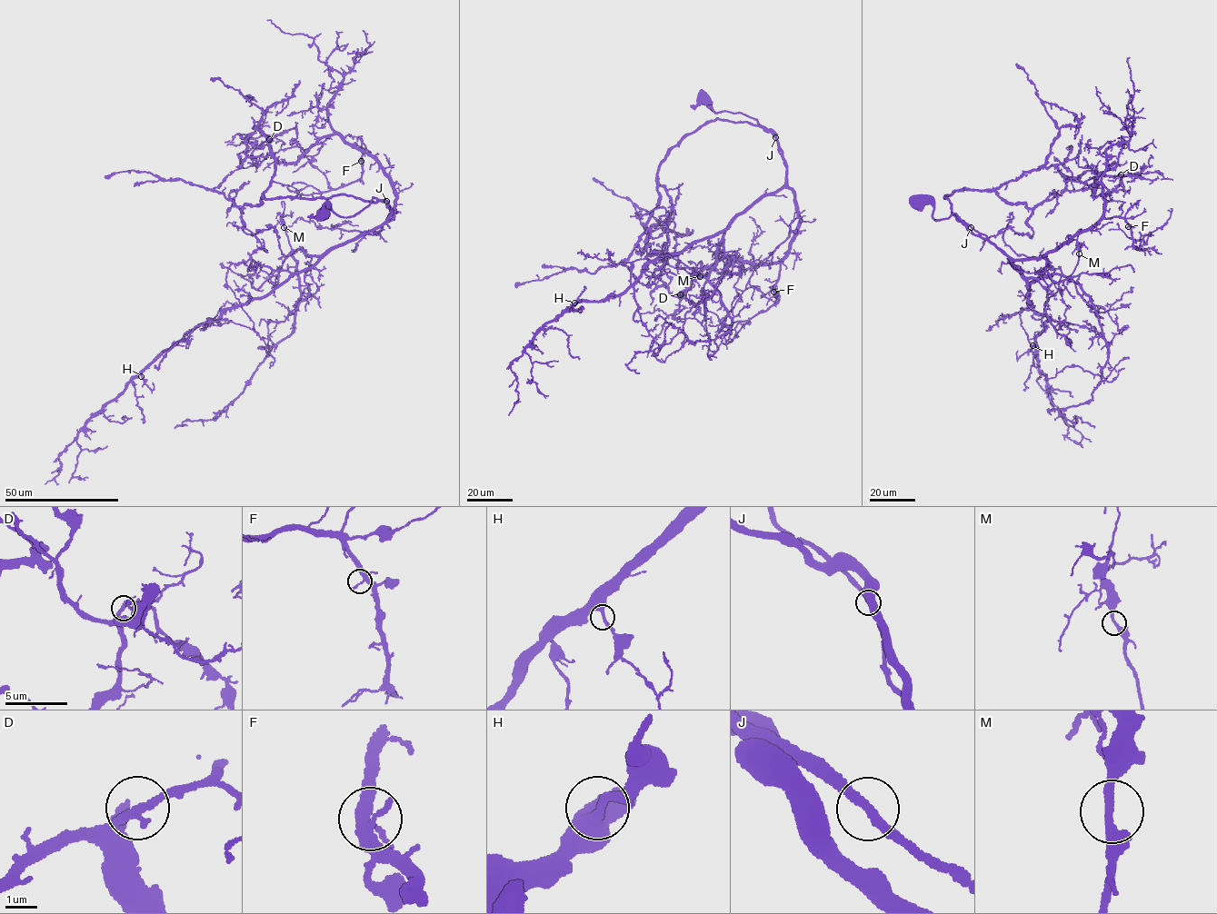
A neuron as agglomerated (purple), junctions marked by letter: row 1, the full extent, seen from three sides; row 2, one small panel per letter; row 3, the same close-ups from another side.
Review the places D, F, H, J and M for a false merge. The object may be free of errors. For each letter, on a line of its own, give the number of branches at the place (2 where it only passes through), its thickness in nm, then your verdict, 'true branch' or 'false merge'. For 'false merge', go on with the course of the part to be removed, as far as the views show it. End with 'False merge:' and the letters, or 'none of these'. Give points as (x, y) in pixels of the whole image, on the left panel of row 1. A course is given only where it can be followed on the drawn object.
D: 2 | 280 nm | true branch
F: 2 | 320 nm | true branch
H: 2 | 280 nm | true branch
J: 2 | 280 nm | true branch
M: 2 | 280 nm | true branch
False merge: none of these

